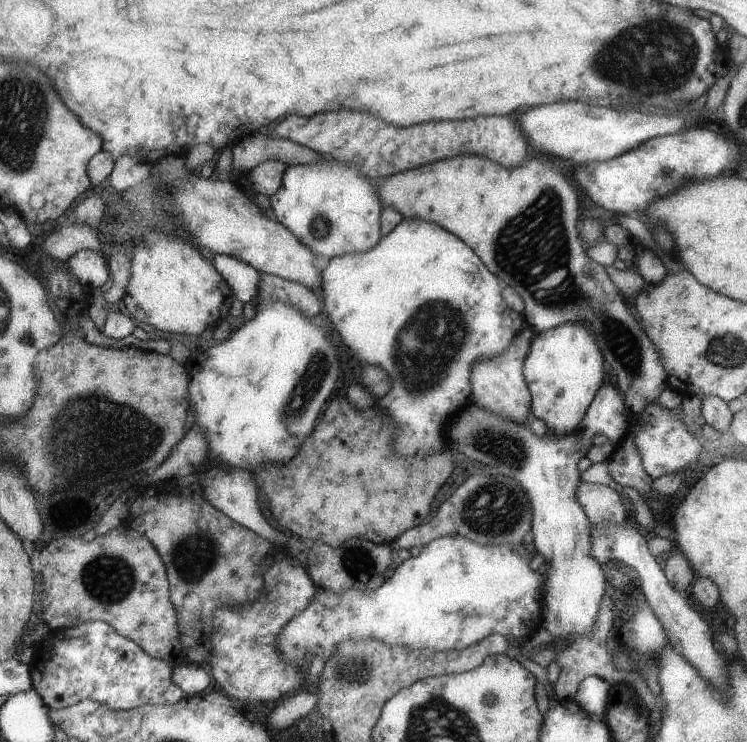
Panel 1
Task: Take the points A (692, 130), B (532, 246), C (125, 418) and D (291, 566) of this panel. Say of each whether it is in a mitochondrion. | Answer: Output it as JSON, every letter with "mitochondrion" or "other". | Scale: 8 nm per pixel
{"A":"other","B":"mitochondrion","C":"mitochondrion","D":"other"}

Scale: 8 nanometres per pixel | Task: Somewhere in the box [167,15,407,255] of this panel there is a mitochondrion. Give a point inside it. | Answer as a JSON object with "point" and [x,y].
{"point":[320,224]}

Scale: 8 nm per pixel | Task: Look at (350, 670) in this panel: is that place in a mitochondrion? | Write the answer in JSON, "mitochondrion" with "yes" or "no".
{"mitochondrion":"yes"}

